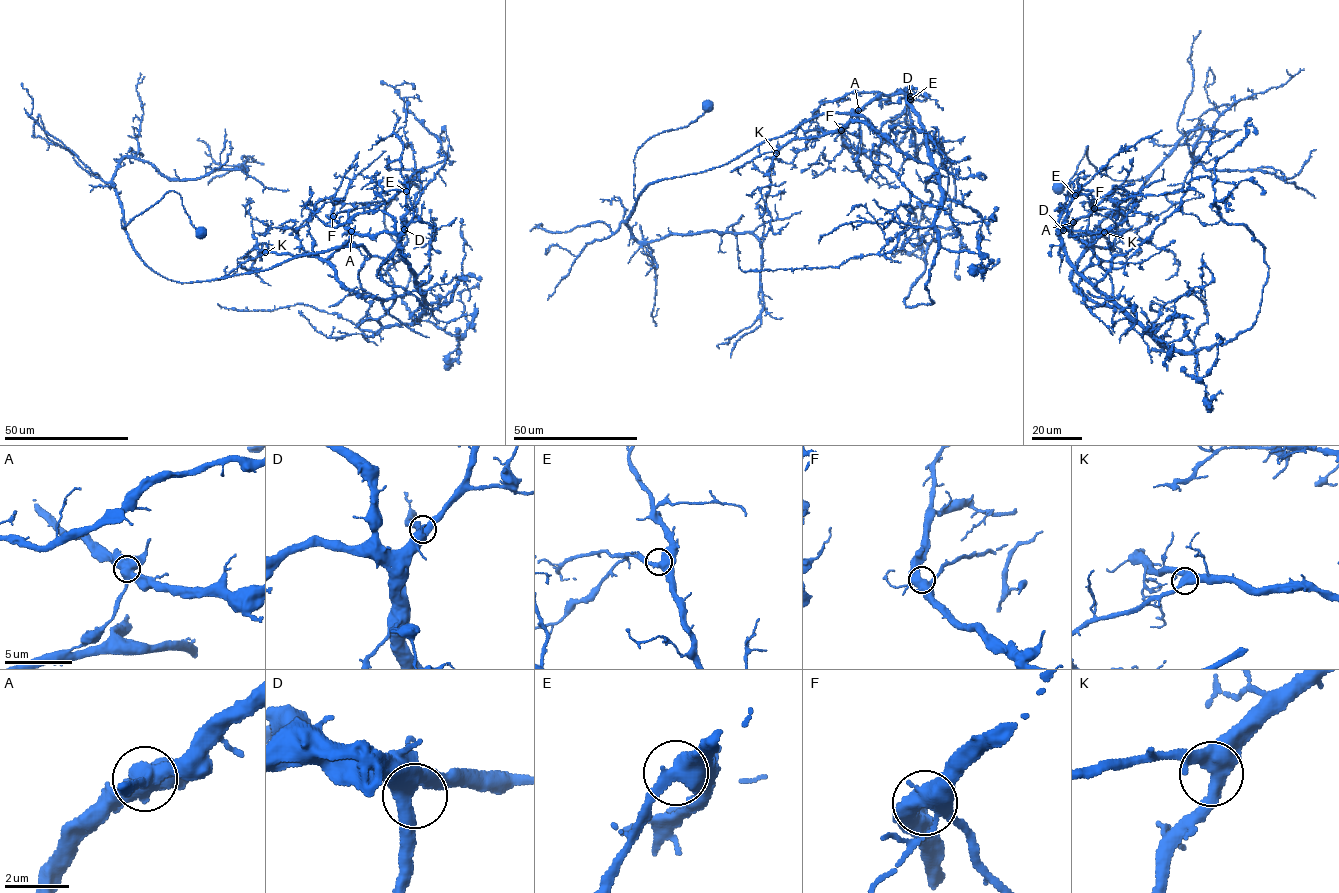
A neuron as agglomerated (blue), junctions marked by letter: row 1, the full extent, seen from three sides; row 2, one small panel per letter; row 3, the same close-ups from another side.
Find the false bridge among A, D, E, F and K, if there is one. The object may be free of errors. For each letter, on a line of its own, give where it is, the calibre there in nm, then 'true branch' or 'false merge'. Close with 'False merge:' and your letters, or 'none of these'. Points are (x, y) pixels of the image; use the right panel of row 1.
A: (1073, 222) | 650 nm | false merge
D: (1063, 230) | 460 nm | true branch
E: (1075, 195) | 480 nm | true branch
F: (1094, 208) | 500 nm | true branch
K: (1104, 232) | 440 nm | true branch
False merge: A

